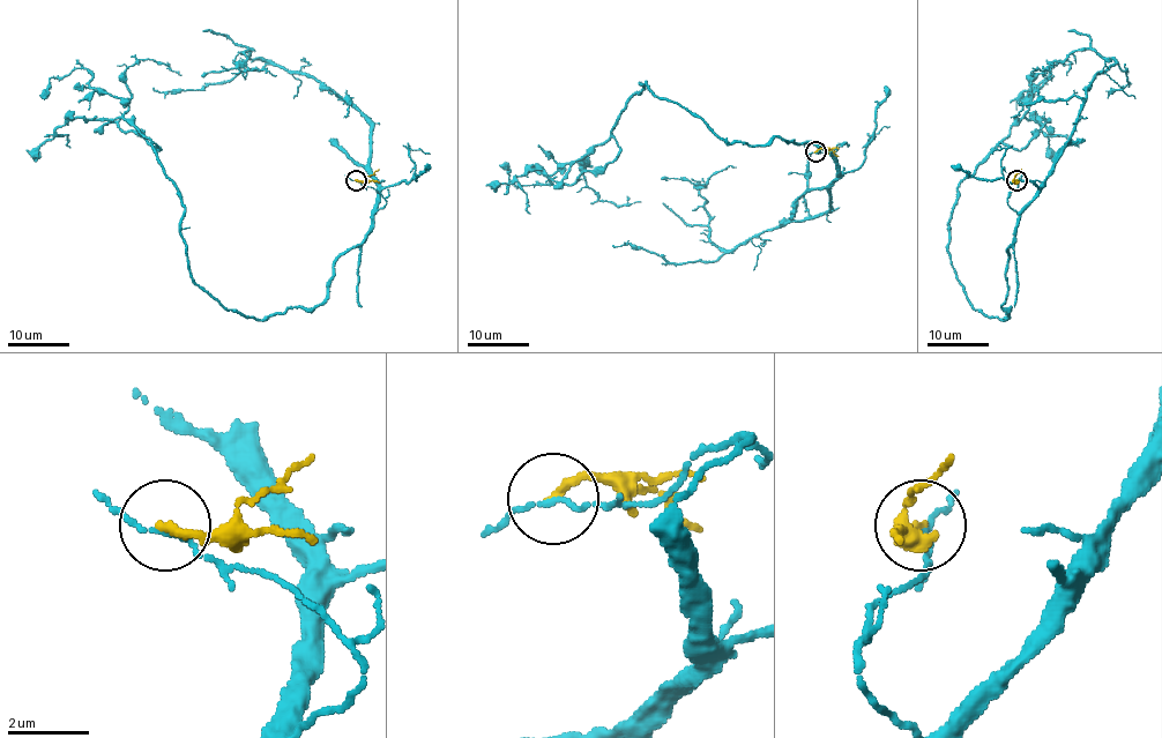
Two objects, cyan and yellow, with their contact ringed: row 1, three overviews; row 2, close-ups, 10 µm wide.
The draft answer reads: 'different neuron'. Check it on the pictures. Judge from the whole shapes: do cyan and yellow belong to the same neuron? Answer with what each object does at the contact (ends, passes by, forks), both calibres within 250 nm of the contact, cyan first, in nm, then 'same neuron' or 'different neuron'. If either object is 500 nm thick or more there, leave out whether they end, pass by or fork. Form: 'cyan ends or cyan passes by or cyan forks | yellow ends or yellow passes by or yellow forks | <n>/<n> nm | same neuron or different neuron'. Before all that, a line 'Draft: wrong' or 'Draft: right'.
Draft: right
cyan passes by | yellow ends | 100/240 nm | different neuron

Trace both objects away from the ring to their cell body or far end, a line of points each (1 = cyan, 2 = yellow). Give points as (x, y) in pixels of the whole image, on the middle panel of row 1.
1: (816, 151), (846, 142), (724, 142), (641, 83), (602, 168), (515, 178), (529, 213)
2: (816, 151), (824, 148), (838, 156)

